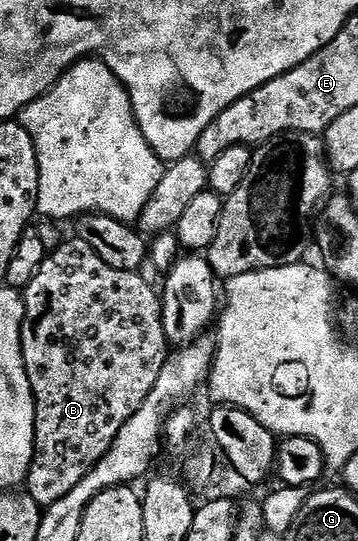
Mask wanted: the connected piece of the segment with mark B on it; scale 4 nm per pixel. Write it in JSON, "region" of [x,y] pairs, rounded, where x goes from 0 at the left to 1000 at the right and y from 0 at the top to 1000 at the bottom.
{"region":[[[198,438],[187,449],[173,449],[162,458],[142,462],[131,470],[123,490],[89,512],[89,519],[67,532],[67,551],[73,556],[73,599],[61,604],[61,658],[67,675],[78,689],[78,704],[95,721],[95,754],[101,756],[101,800],[95,802],[95,850],[84,861],[84,872],[73,876],[70,906],[89,917],[115,937],[134,939],[168,919],[190,919],[246,874],[282,848],[296,843],[302,830],[313,830],[318,810],[363,771],[413,741],[413,726],[425,726],[425,712],[436,712],[436,697],[447,697],[447,682],[458,682],[469,662],[469,628],[464,623],[461,597],[453,591],[458,560],[441,555],[441,545],[430,540],[430,530],[385,501],[338,501],[313,497],[302,482],[282,479],[246,453],[246,445],[215,438]]]}

